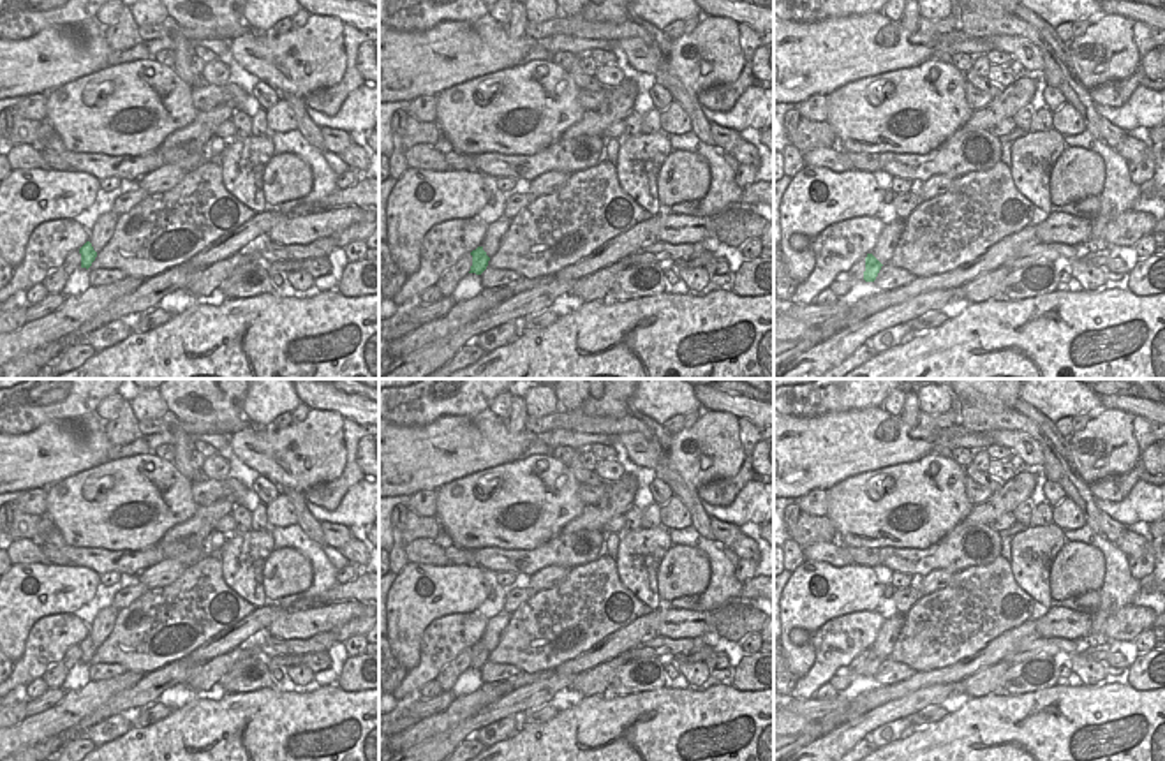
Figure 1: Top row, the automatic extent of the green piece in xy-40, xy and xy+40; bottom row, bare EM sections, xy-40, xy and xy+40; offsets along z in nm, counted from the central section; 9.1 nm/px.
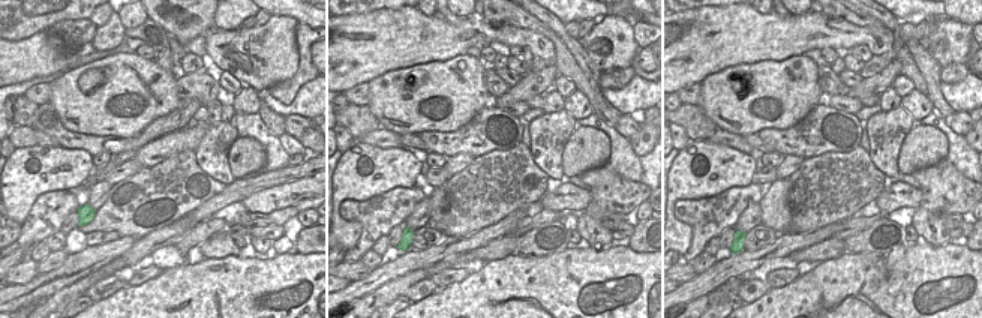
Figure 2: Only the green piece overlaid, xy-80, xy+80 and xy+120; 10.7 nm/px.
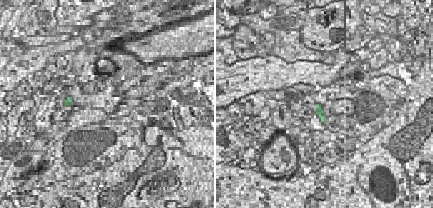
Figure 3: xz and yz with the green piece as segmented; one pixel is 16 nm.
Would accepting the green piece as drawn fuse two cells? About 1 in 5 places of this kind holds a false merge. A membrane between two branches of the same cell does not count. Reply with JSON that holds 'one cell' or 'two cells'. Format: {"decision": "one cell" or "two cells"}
{"decision": "one cell"}

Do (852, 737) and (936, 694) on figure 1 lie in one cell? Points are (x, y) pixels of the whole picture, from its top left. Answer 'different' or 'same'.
same

